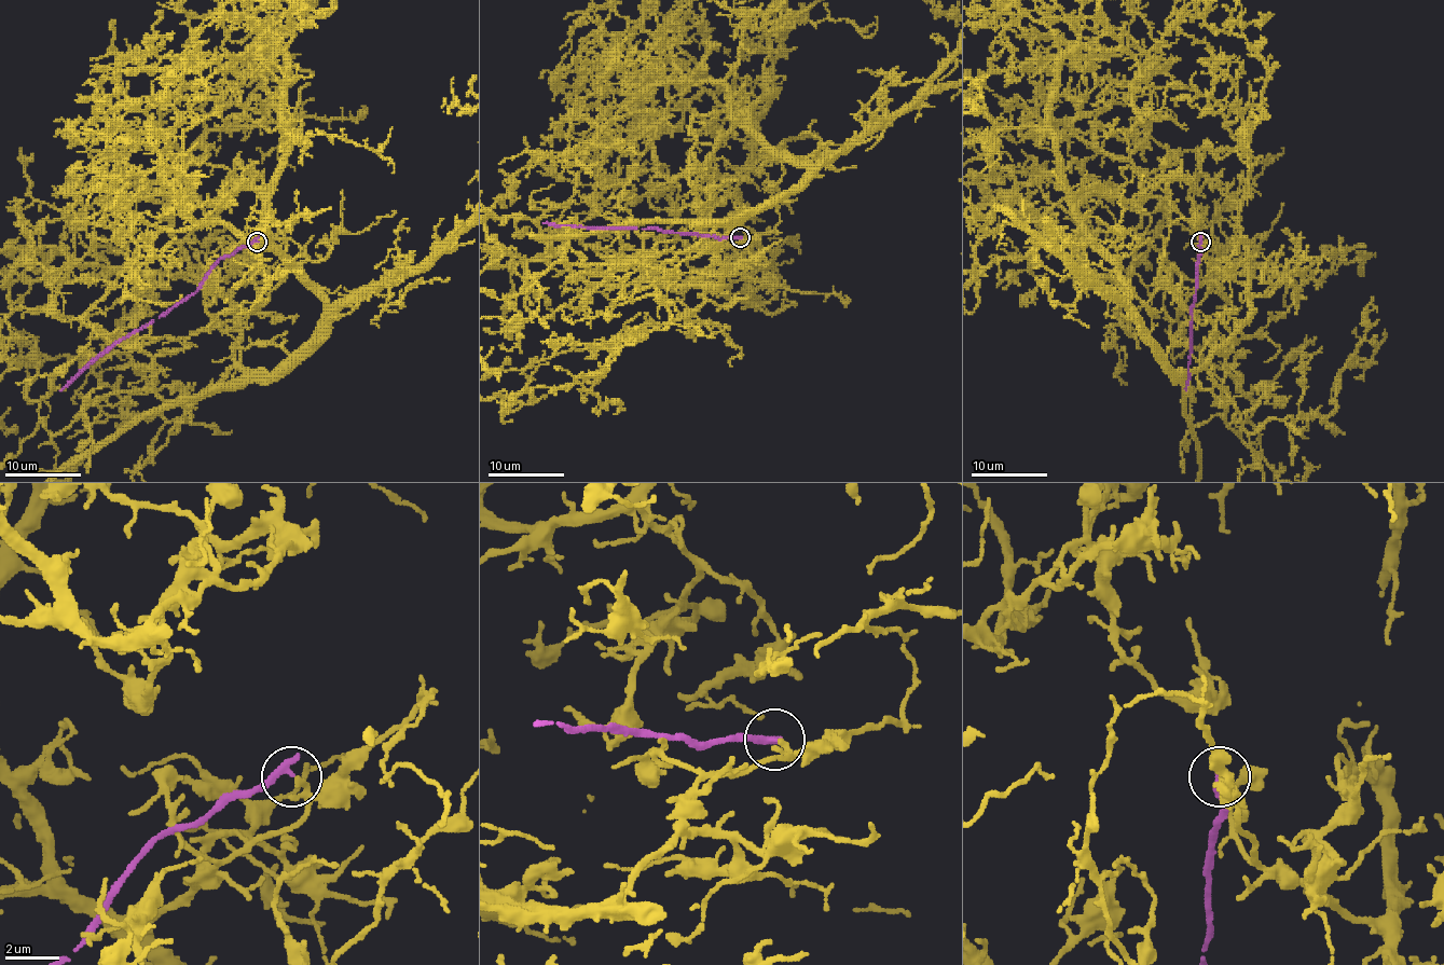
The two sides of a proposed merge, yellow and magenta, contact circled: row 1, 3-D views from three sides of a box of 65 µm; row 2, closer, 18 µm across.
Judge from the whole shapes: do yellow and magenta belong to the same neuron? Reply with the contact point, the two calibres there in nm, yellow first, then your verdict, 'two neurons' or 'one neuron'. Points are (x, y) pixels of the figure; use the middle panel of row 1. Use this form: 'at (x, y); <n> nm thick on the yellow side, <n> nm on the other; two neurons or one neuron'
at (740, 237); 160 nm thick on the yellow side, 320 nm on the other; two neurons

